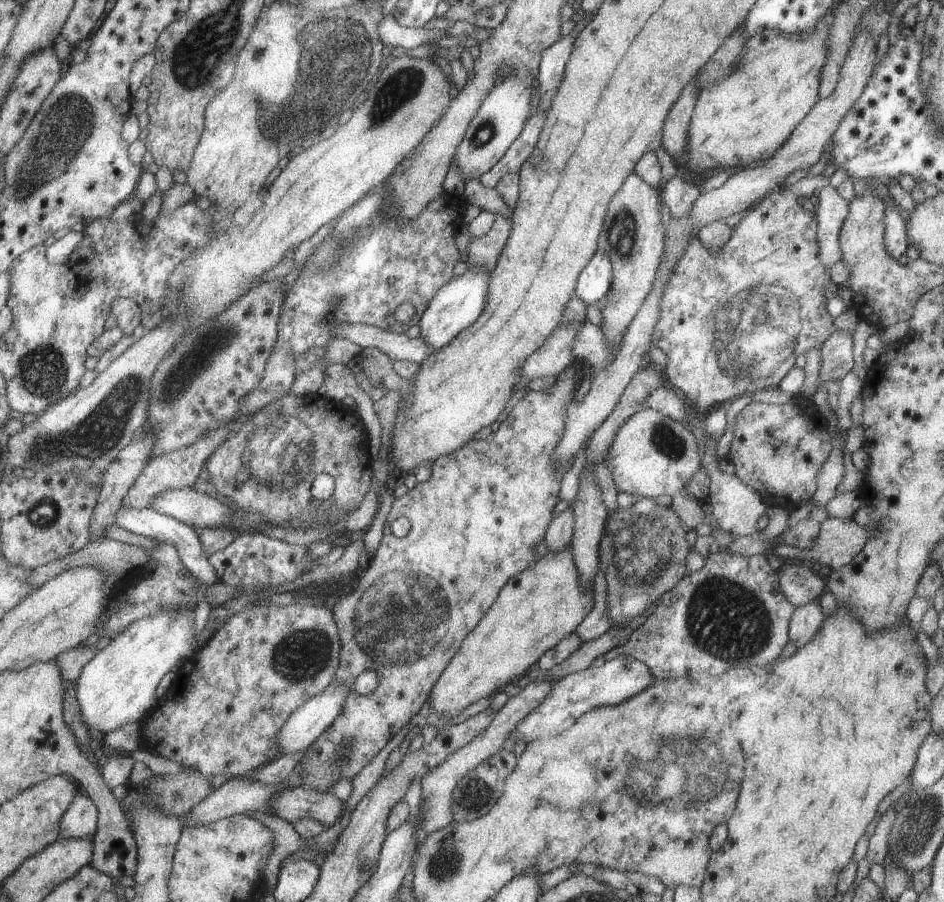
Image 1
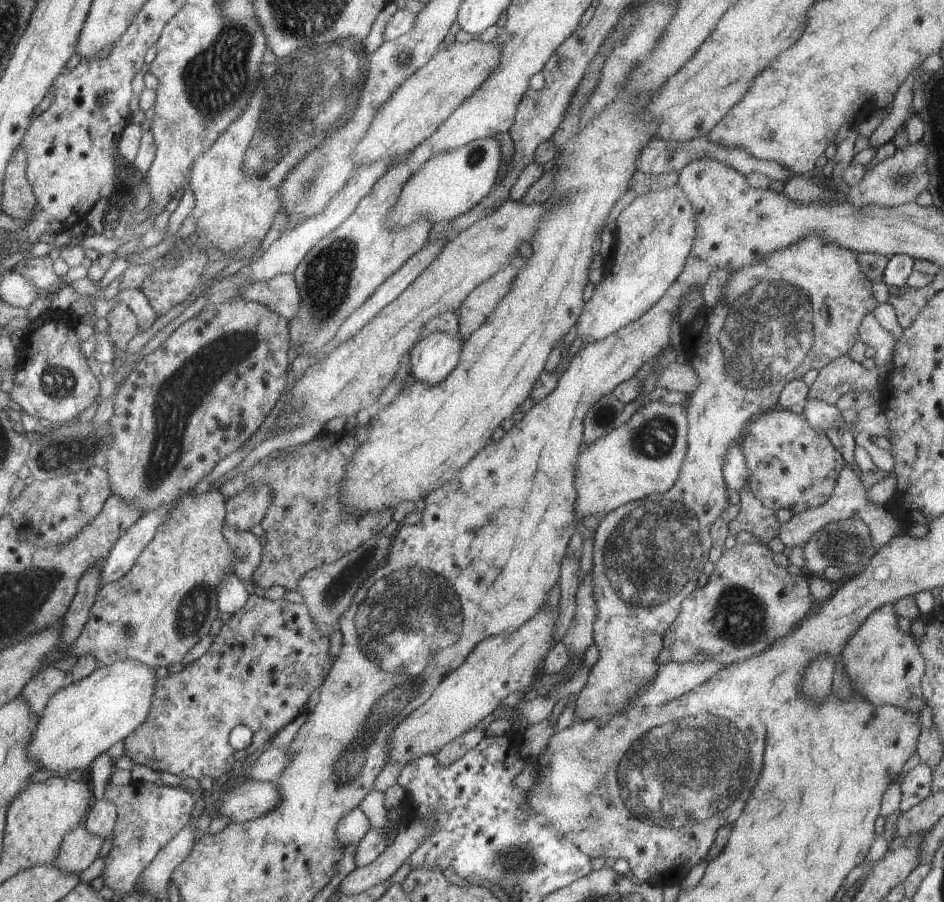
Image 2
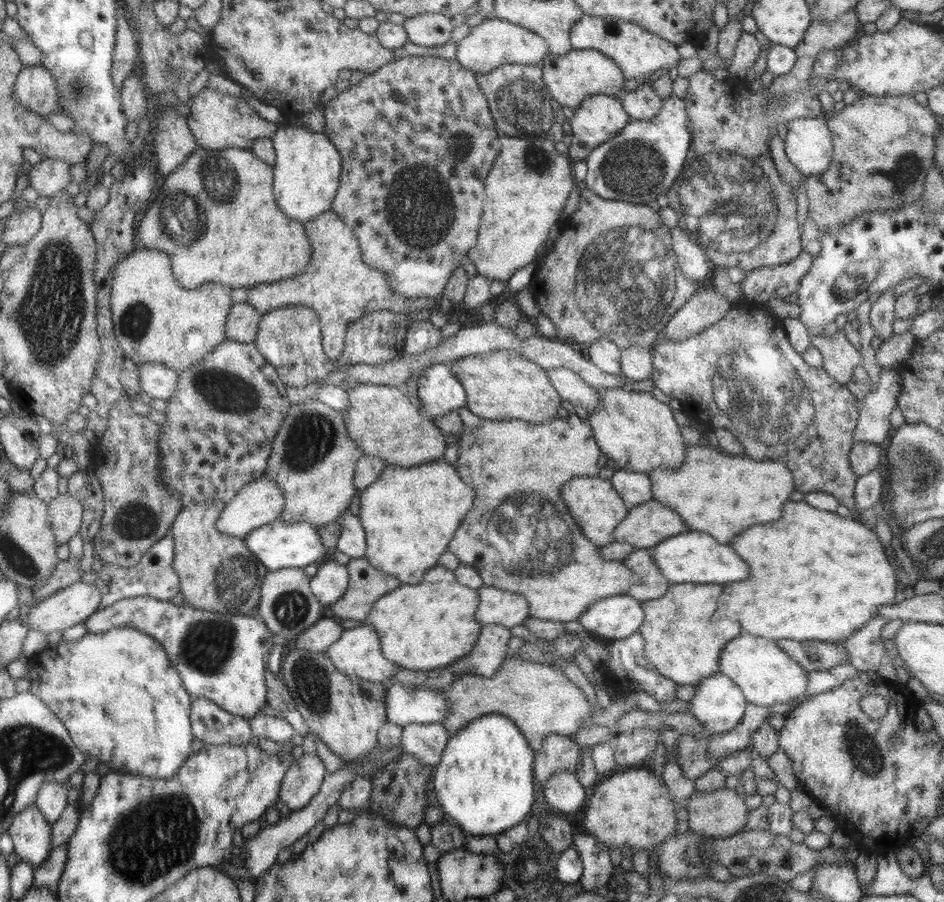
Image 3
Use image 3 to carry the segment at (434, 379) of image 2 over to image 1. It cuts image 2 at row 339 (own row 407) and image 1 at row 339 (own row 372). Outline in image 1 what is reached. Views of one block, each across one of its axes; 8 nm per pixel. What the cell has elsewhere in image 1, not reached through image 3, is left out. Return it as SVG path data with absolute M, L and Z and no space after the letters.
M468 267L463 276L458 279L453 278L437 292L437 296L430 301L429 308L425 310L418 324L420 326L419 337L431 346L433 351L439 351L450 344L458 333L464 332L478 320L488 301L491 278L490 271L484 267L472 267L471 269Z

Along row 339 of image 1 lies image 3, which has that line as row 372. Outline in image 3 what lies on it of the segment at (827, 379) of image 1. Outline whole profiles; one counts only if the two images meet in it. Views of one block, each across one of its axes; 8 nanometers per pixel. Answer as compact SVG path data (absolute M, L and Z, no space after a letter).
M842 330L836 335L811 335L810 344L814 345L824 356L822 369L826 369L834 379L848 386L848 382L854 379L853 370L862 365L862 353L855 348Z

